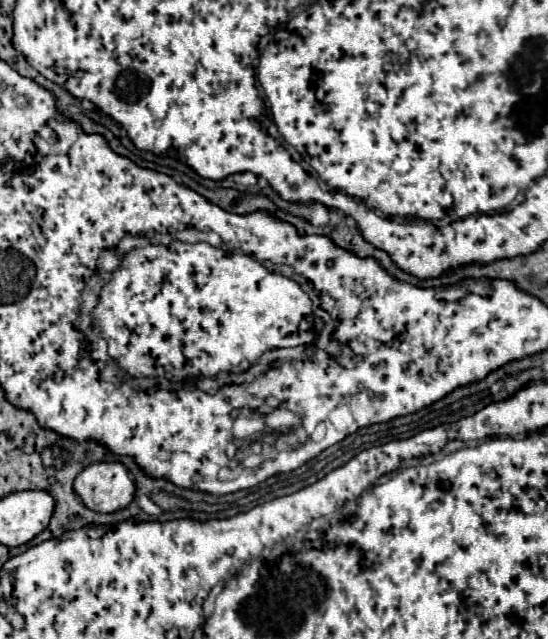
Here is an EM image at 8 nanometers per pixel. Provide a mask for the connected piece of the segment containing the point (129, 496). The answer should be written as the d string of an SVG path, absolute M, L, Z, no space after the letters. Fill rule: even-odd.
M95 462L87 466L73 484L83 504L95 512L117 512L135 498L135 482L121 462Z

